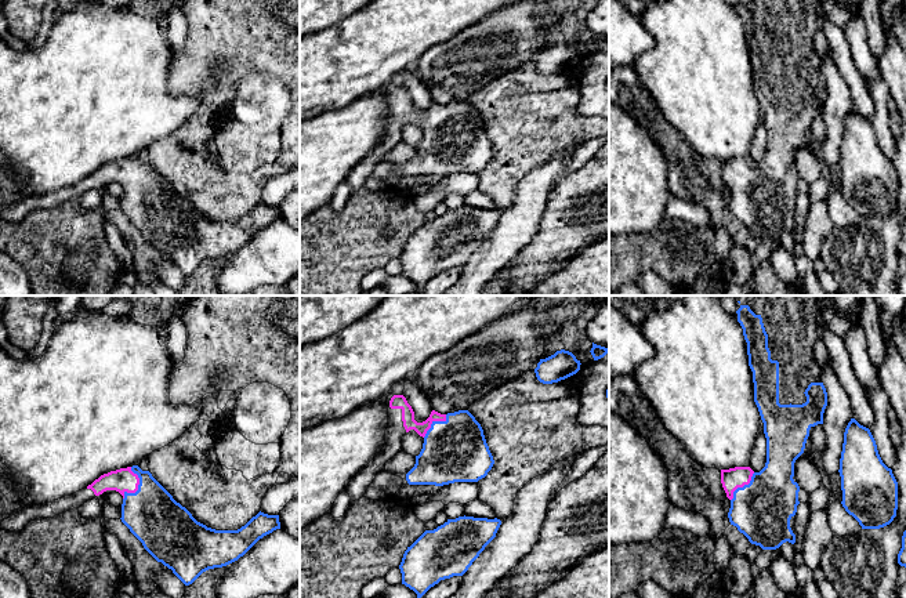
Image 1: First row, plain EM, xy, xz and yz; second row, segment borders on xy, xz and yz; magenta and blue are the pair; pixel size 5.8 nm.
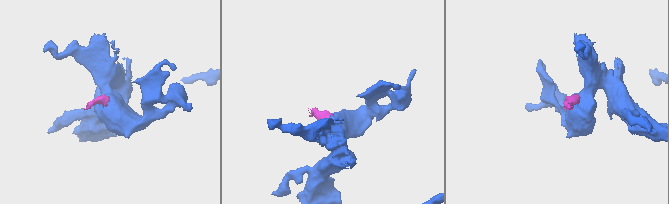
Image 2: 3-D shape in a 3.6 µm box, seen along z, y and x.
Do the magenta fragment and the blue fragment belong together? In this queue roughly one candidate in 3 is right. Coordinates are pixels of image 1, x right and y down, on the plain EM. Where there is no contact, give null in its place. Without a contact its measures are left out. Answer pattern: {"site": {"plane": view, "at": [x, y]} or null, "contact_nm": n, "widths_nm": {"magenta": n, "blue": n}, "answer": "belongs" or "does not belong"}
{"site": {"plane": "xy", "at": [137, 178]}, "contact_nm": 200, "widths_nm": {"magenta": 140, "blue": 320}, "answer": "belongs"}

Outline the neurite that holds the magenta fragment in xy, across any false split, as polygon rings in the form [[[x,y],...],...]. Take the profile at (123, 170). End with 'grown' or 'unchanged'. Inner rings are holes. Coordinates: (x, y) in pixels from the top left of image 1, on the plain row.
[[[133,156],[104,164],[87,178],[52,193],[26,196],[4,210],[0,221],[21,222],[30,211],[79,199],[106,181],[123,186],[122,213],[185,276],[209,260],[238,251],[260,229],[280,220],[279,206],[261,202],[238,221],[207,218],[177,193],[149,162]]] | grown

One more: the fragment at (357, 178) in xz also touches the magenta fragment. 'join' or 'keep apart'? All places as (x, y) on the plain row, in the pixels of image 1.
join

